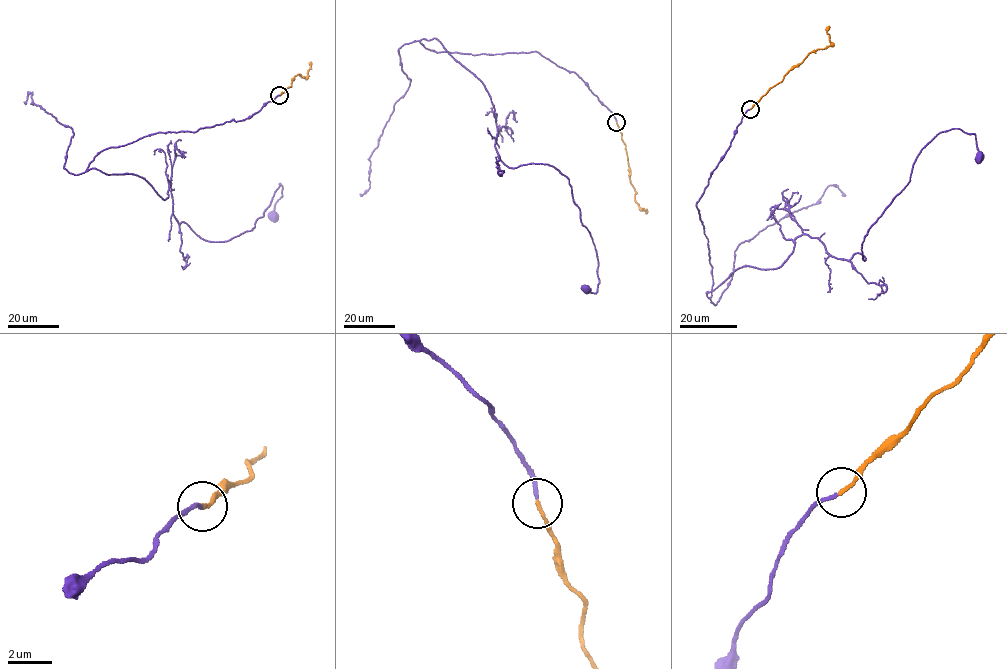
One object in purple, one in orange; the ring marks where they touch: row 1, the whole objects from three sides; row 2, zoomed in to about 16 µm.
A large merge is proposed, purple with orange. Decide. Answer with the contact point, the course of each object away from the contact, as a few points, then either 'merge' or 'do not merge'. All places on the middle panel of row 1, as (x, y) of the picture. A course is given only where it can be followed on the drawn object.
at (616, 122); purple runs (616, 122), (537, 52), (420, 41), (481, 82), (502, 161), (568, 180), (598, 264), (587, 290); orange runs (616, 122), (625, 146), (634, 201), (647, 213); merge

